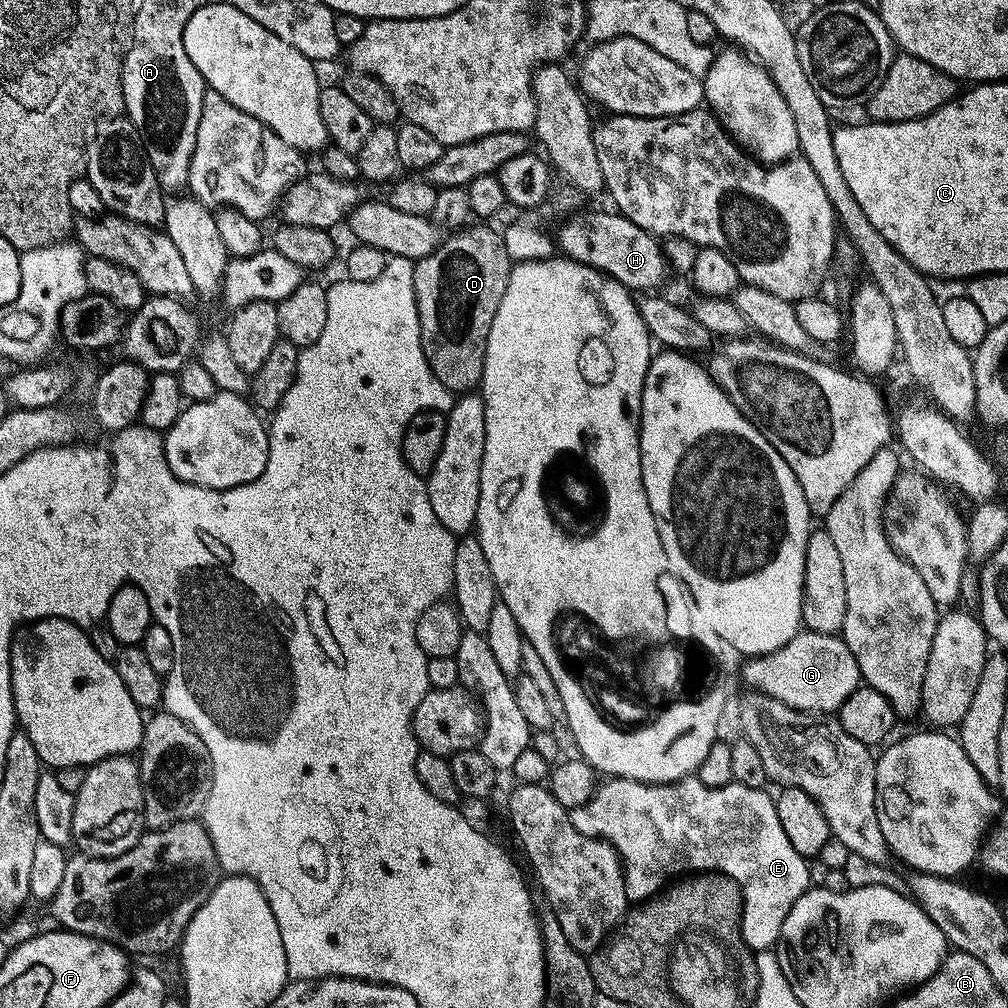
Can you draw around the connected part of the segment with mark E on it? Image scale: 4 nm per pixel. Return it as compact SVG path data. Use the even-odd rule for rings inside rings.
M695 775L685 776L669 784L644 784L641 780L608 778L593 791L592 797L569 811L574 830L582 830L587 836L597 836L614 845L624 865L624 885L629 901L648 900L669 882L685 874L720 872L732 876L741 887L749 905L760 904L760 908L745 911L741 922L741 936L752 950L775 949L782 934L782 922L786 914L798 902L798 898L810 887L810 864L786 838L782 822L778 822L775 799L767 796L764 788L751 788L735 782L711 788Z

